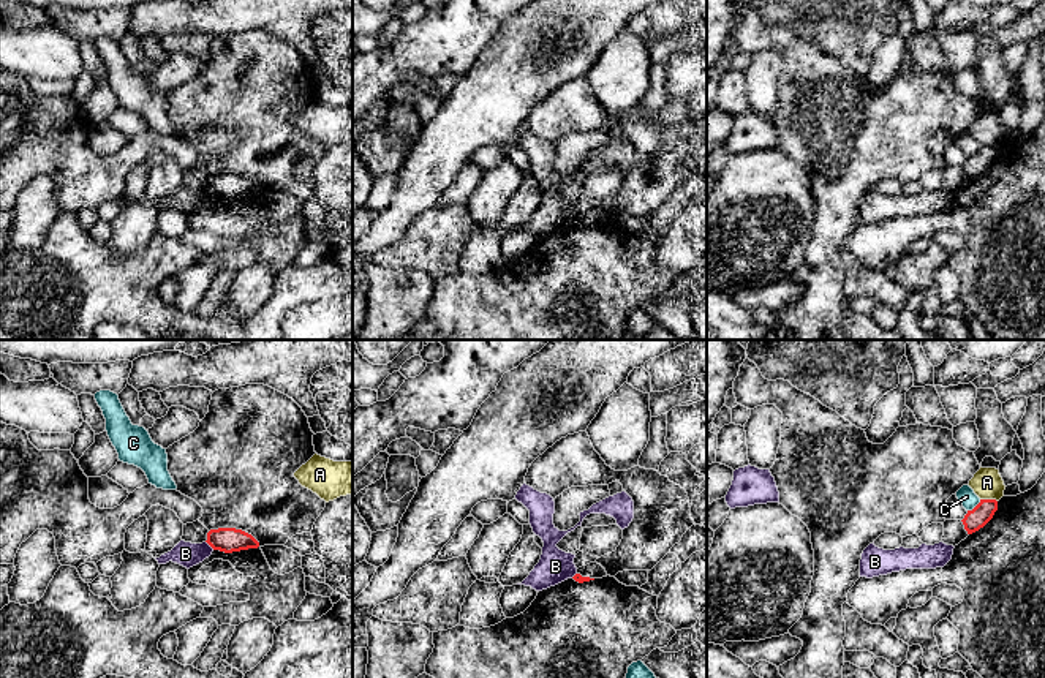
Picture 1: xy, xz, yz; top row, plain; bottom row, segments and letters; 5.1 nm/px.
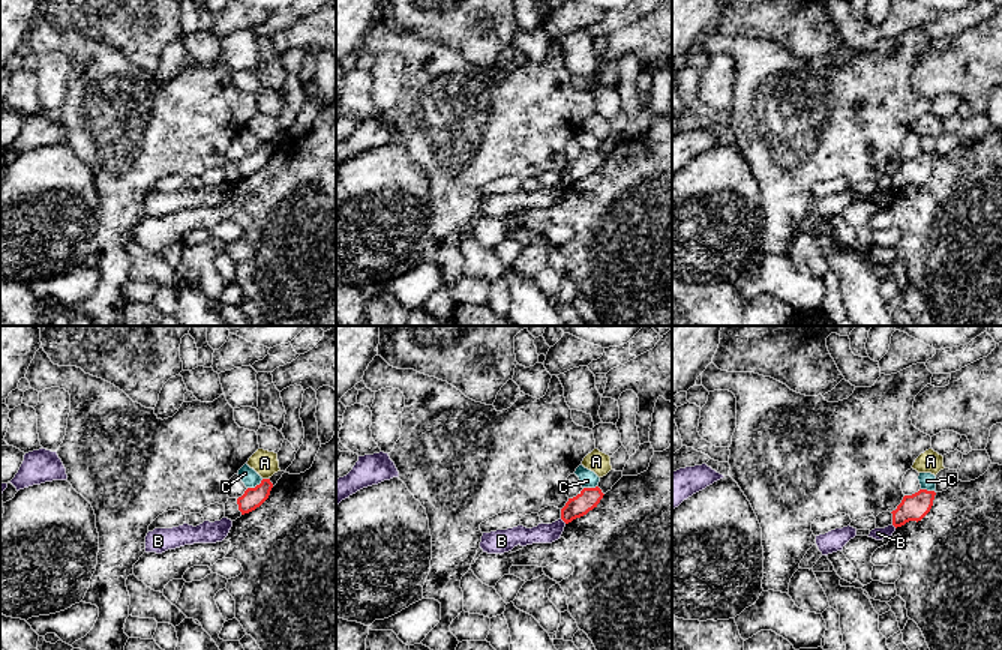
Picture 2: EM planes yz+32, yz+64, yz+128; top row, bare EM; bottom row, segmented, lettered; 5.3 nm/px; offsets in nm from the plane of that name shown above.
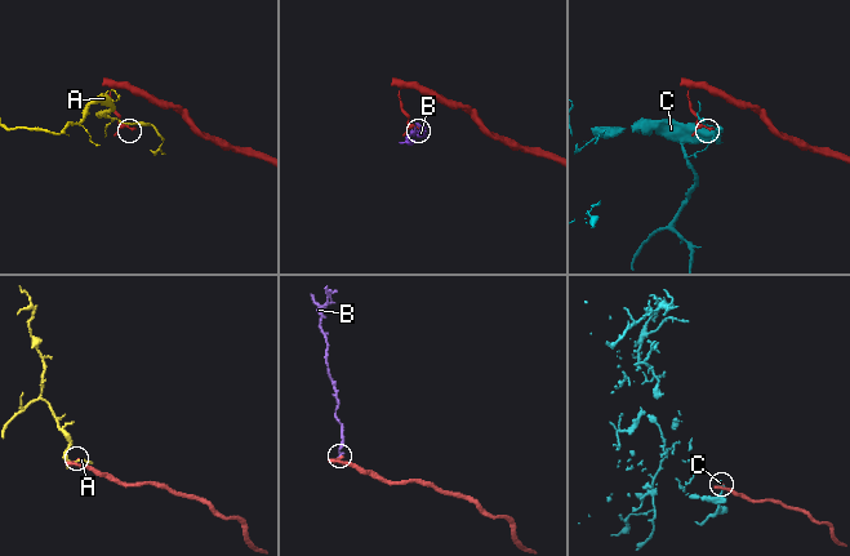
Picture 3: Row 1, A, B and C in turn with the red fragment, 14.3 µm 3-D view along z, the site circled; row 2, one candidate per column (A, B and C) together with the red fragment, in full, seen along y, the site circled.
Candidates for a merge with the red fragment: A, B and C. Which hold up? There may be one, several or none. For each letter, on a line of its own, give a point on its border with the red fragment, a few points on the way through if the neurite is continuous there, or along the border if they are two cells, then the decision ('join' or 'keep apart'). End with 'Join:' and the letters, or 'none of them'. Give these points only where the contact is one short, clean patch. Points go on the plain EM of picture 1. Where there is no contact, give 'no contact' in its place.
A: contact yz (988, 146); keep apart
B: contact xy (211, 192); border xy (206, 187), (214, 195); keep apart
C: contact yz (976, 152); border yz (980, 146), (968, 157); keep apart
Join: none of them

